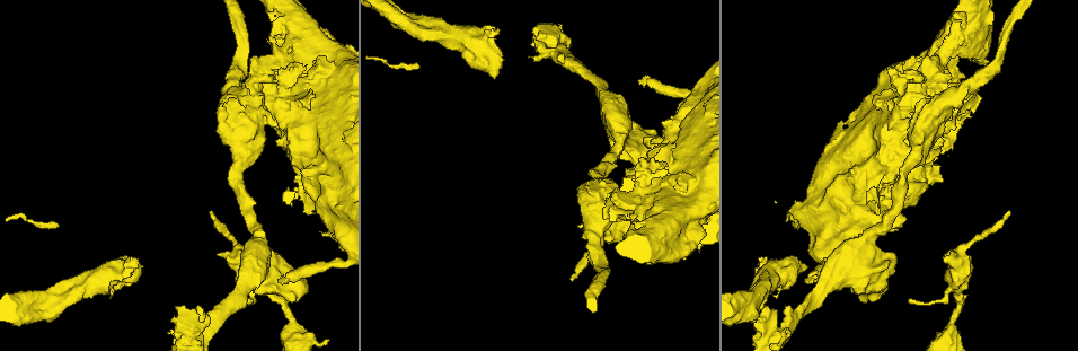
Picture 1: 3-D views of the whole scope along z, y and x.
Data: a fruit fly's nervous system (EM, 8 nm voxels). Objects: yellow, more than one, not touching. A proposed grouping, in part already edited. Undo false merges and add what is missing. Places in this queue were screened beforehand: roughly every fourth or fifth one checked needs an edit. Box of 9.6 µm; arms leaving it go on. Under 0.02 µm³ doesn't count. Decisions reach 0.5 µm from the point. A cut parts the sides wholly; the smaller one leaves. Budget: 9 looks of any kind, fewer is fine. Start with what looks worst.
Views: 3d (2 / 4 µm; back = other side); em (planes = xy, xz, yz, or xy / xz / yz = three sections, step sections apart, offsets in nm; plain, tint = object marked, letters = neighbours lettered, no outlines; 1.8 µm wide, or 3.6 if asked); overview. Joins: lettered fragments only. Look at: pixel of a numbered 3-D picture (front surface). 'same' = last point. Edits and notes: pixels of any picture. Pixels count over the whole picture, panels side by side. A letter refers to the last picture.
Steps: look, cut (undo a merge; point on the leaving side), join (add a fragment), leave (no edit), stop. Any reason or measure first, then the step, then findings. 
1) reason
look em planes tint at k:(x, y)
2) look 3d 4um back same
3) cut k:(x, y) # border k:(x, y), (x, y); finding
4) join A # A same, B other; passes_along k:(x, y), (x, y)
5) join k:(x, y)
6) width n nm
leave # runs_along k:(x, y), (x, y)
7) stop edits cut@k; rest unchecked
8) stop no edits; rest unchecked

abrupt turn
look em xy step 8 letters at 1:(676, 239)

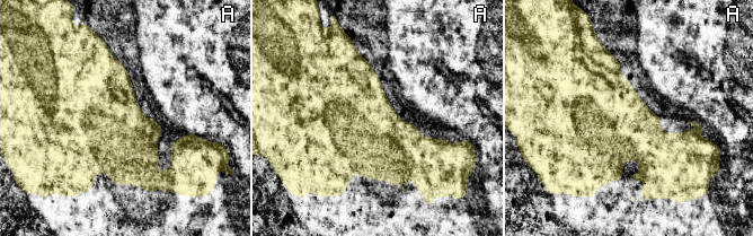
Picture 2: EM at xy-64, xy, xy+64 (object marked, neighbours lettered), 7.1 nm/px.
leave # A other; border 2:(186, 131), (201, 138); one neuron here

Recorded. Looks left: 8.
stops while still wide
look em xz step 16 letters at 1:(943, 259)

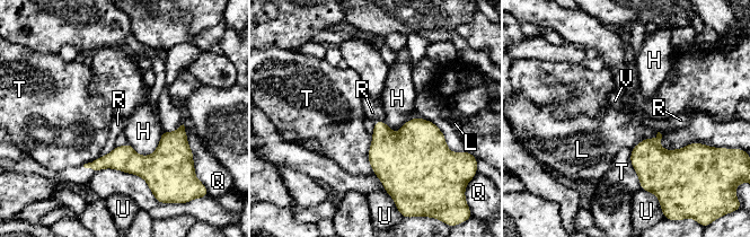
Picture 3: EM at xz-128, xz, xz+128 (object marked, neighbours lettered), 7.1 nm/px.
leave # H other, L other, Q other, R other, T other, U other, V other; border 3:(115, 146), (100, 157); none of them fits

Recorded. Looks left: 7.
closes a loop
look em yz step 8 tint at 1:(947, 124)

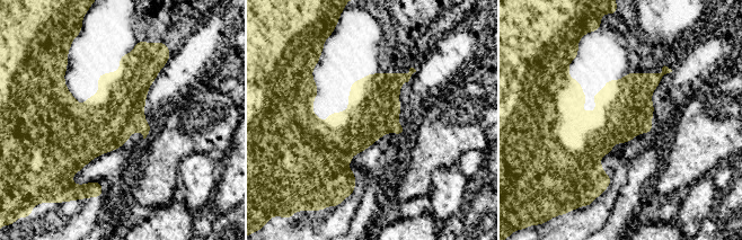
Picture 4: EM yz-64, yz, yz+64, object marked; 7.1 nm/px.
look em xz step 4 letters same

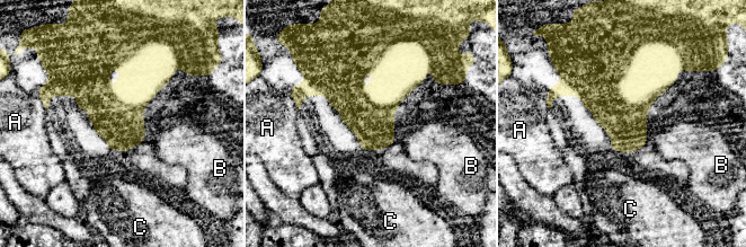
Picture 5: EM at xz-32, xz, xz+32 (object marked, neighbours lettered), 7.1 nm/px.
leave # A other, B other, C other; all the same neuron

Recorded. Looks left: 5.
thick end
look em planes plain at 1:(755, 322)

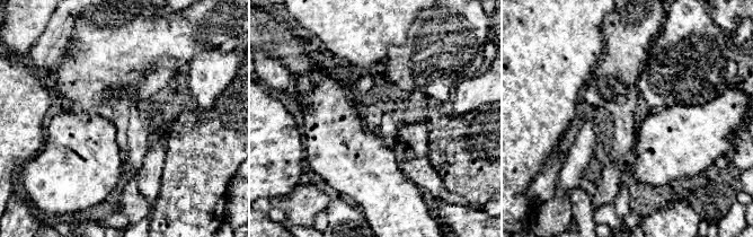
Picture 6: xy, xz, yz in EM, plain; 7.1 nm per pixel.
look em planes tint same

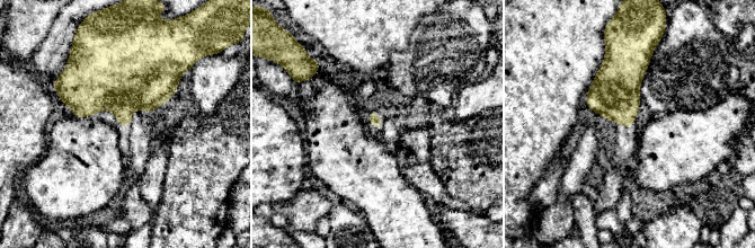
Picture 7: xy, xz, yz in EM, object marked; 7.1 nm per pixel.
look em planes letters same

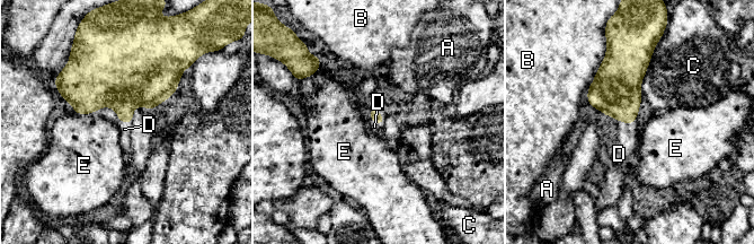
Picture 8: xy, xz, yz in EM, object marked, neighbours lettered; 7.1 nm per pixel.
longest_contact B 360 nm
join D # A other, B other, C other, D same, E other; it goes on there

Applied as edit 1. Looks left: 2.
stop edits join@8; rest unchecked

